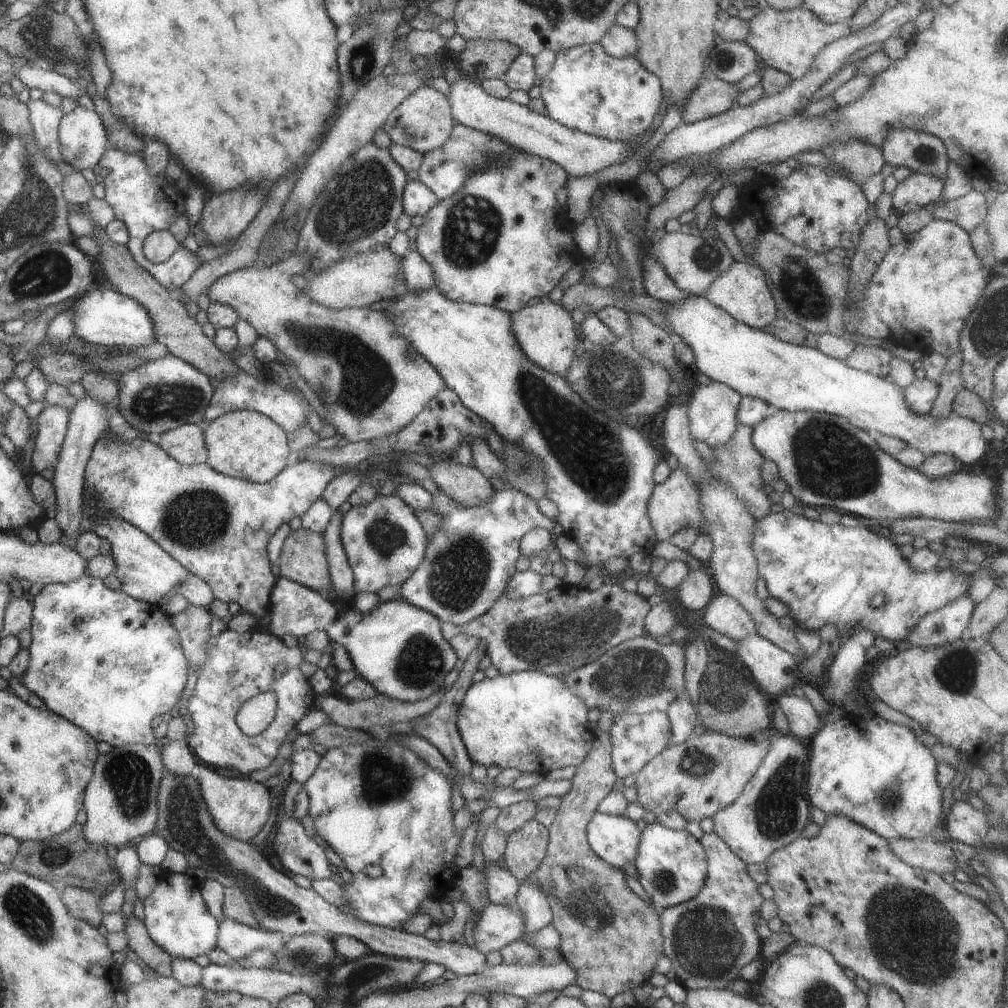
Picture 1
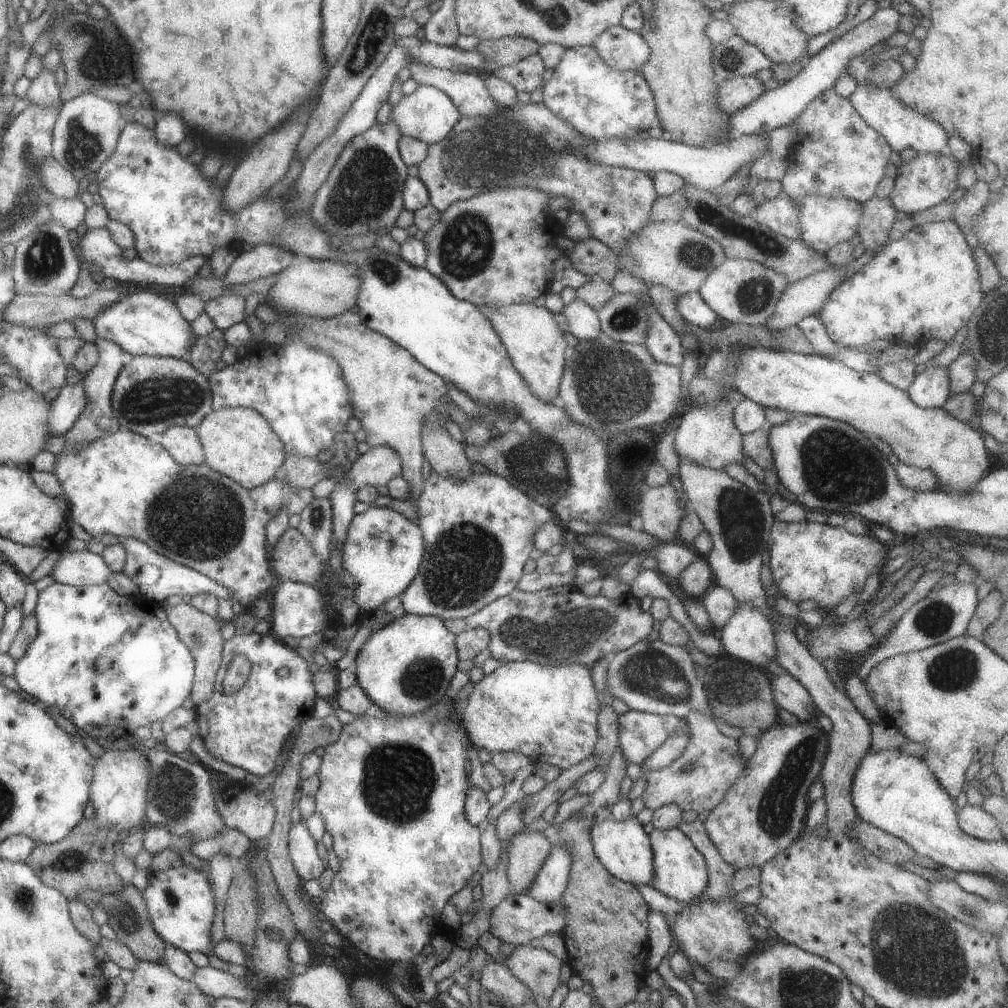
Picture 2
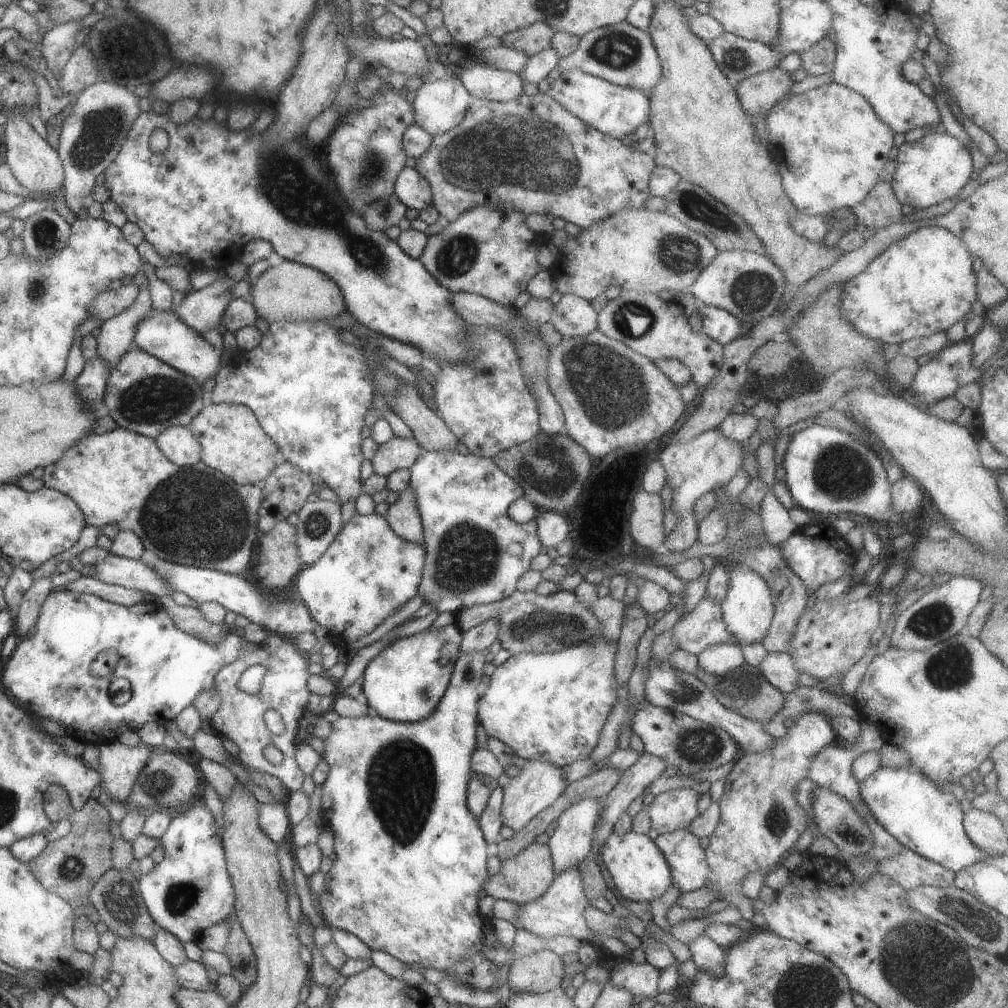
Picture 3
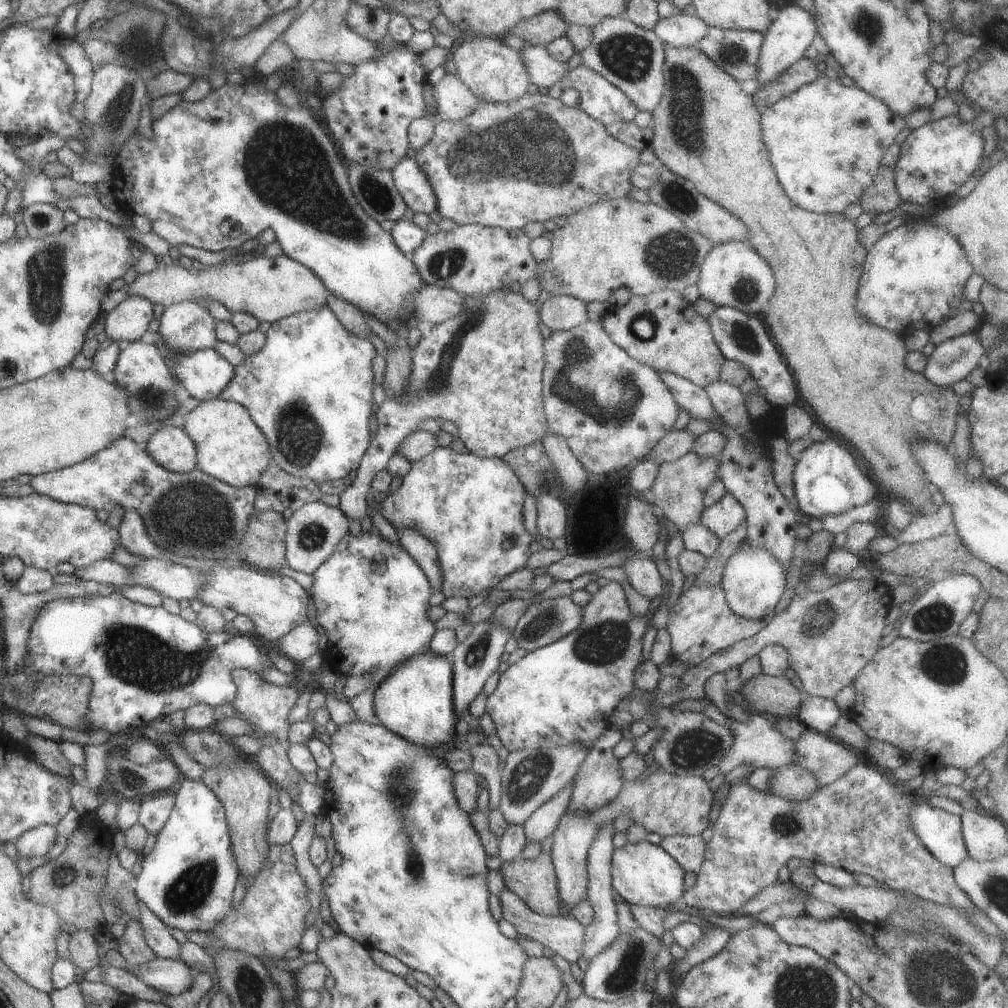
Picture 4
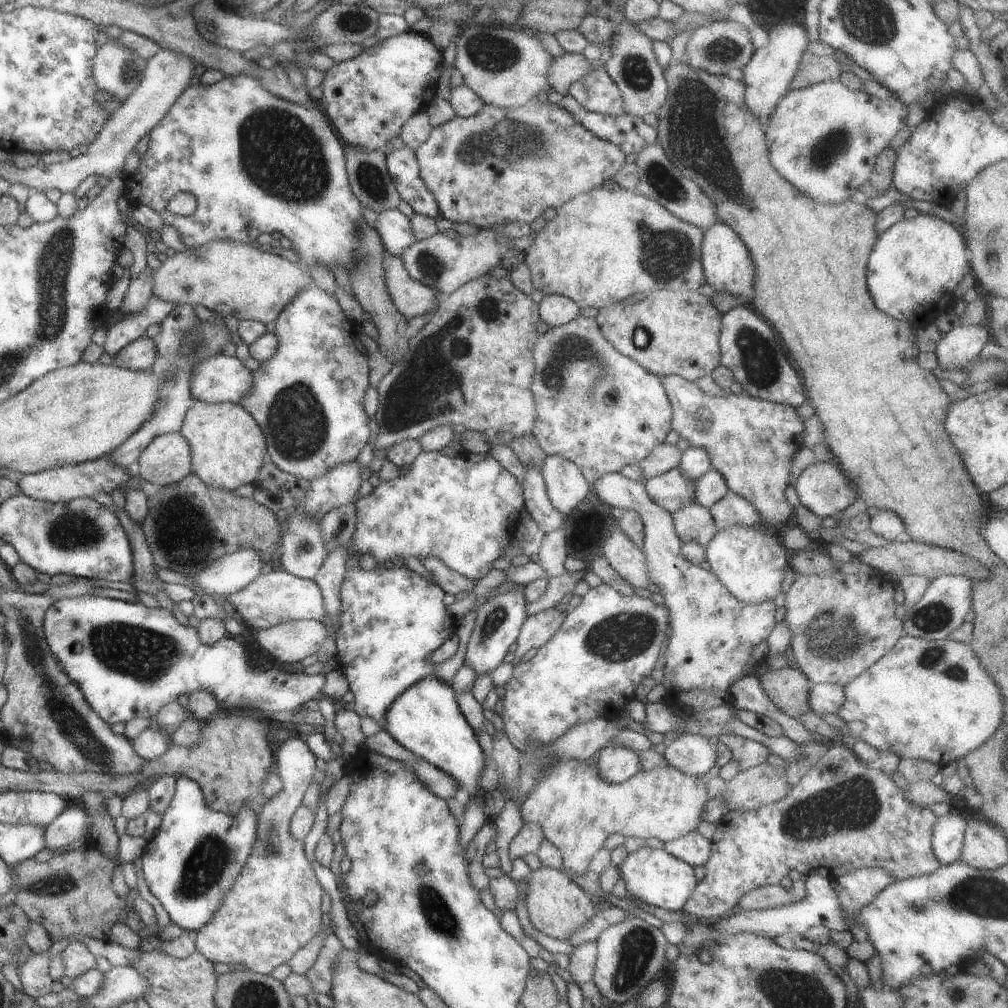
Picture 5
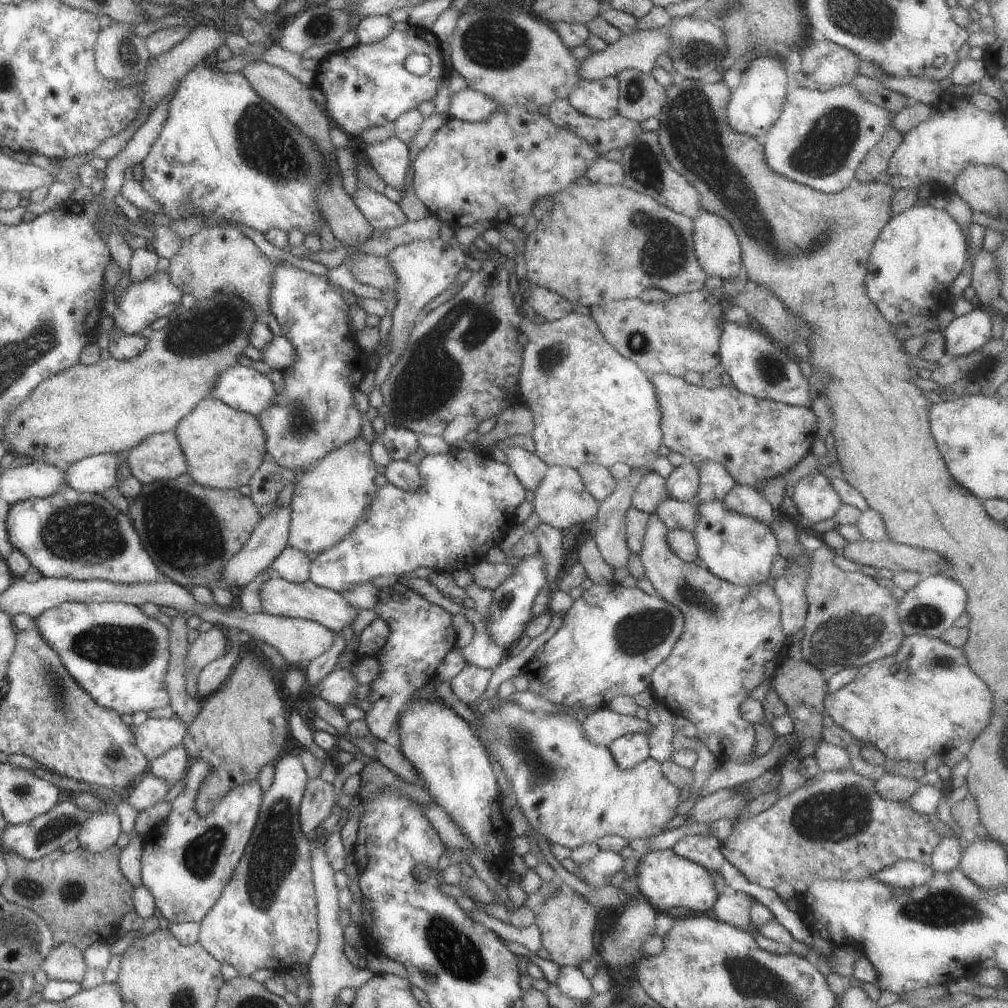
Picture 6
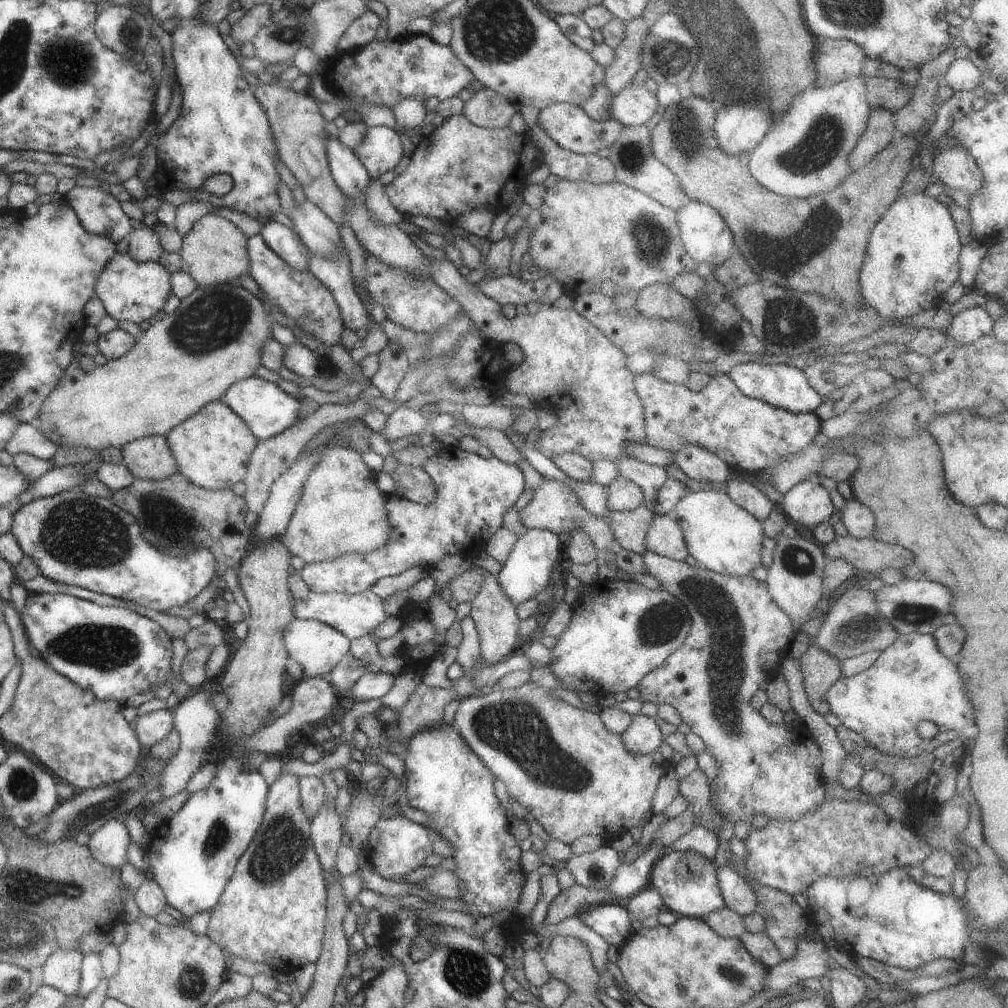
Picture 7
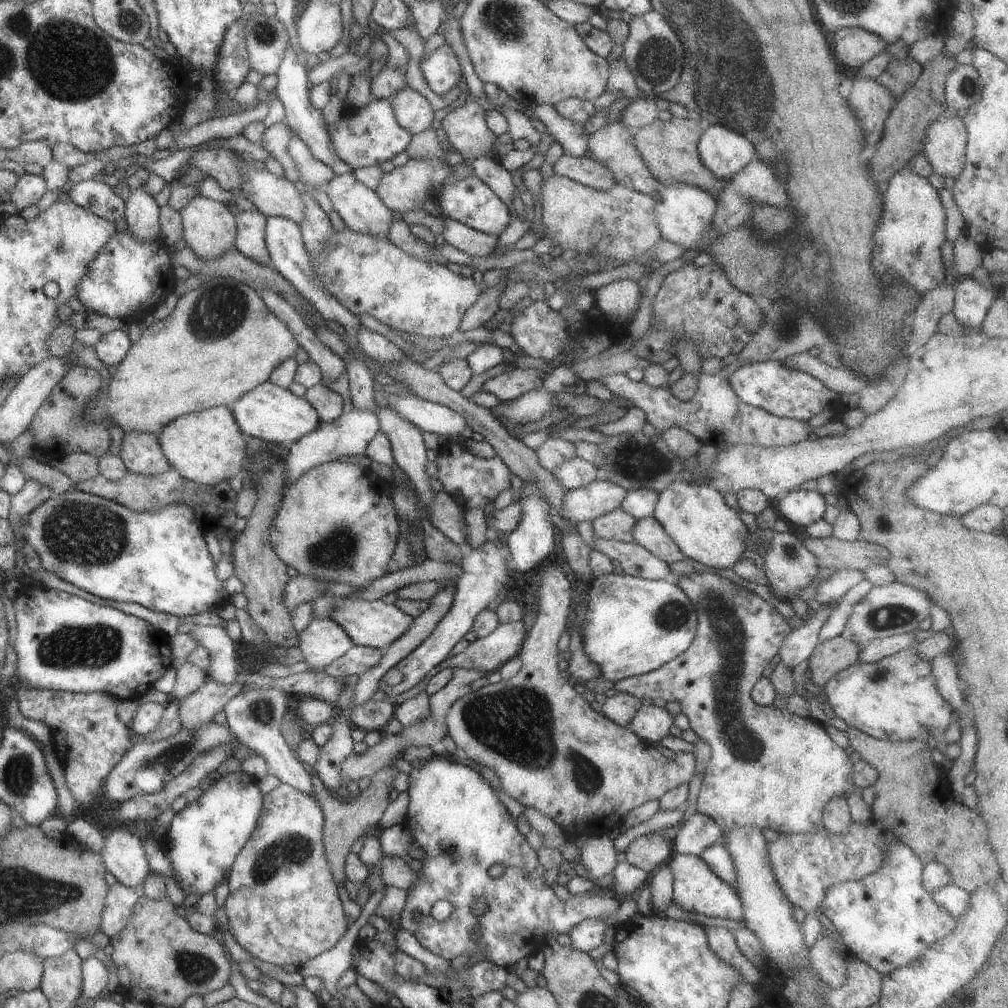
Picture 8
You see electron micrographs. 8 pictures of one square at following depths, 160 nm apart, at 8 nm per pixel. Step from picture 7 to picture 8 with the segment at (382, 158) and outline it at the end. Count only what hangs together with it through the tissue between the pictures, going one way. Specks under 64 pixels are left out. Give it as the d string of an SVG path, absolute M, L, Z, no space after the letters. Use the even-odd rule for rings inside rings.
M369 98L369 102L355 112L342 112L335 124L327 124L329 146L352 170L366 166L379 165L401 153L411 140L412 135L395 122L391 102L383 98Z

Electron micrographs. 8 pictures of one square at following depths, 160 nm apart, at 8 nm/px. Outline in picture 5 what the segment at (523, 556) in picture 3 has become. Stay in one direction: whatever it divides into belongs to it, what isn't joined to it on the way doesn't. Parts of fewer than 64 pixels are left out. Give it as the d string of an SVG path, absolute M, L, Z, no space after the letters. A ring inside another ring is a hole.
M421 451L409 465L407 474L390 481L379 481L366 496L354 502L356 523L349 540L351 552L359 552L361 560L371 560L375 565L390 564L394 556L435 557L447 568L458 572L470 581L477 581L492 567L492 562L502 556L503 550L517 525L520 509L524 508L522 488L518 480L505 470L488 453L461 452L454 458L439 451Z

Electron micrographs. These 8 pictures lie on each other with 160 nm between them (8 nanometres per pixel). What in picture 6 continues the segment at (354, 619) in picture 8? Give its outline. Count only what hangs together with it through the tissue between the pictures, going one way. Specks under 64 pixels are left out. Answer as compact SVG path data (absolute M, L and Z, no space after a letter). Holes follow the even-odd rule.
M277 576L273 578L271 577L261 584L259 587L258 599L259 610L262 613L277 615L280 617L291 617L292 619L313 621L325 628L328 628L329 630L332 630L333 632L340 632L346 624L349 624L349 622L351 624L358 611L355 611L353 608L347 606L337 591L317 586L308 580L303 581L302 583L292 583Z

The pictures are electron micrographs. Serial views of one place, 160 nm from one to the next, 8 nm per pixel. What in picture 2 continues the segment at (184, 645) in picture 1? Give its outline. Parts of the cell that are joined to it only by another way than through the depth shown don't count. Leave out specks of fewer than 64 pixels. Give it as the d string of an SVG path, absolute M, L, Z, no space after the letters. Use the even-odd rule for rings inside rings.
M163 600L160 604L166 614L167 622L175 629L176 635L181 639L181 642L184 642L184 645L190 650L194 675L188 697L196 706L196 704L205 700L213 690L214 676L219 668L223 642L219 635L221 623L214 616L209 616L193 608L187 601L178 605L165 605Z

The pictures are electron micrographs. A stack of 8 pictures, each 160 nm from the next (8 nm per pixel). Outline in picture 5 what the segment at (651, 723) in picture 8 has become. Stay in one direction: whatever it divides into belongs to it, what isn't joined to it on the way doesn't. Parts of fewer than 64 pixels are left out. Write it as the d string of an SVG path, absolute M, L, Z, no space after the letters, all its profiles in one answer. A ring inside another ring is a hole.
M609 745L599 750L595 764L599 778L611 784L617 784L633 776L639 768L639 757L636 751Z

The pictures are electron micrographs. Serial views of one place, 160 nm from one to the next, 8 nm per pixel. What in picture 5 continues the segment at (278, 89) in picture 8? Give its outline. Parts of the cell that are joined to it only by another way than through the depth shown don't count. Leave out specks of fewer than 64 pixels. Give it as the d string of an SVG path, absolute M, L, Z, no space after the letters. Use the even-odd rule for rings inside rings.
M398 209L377 213L376 232L385 252L398 257L405 248L416 241L410 229L410 218Z

